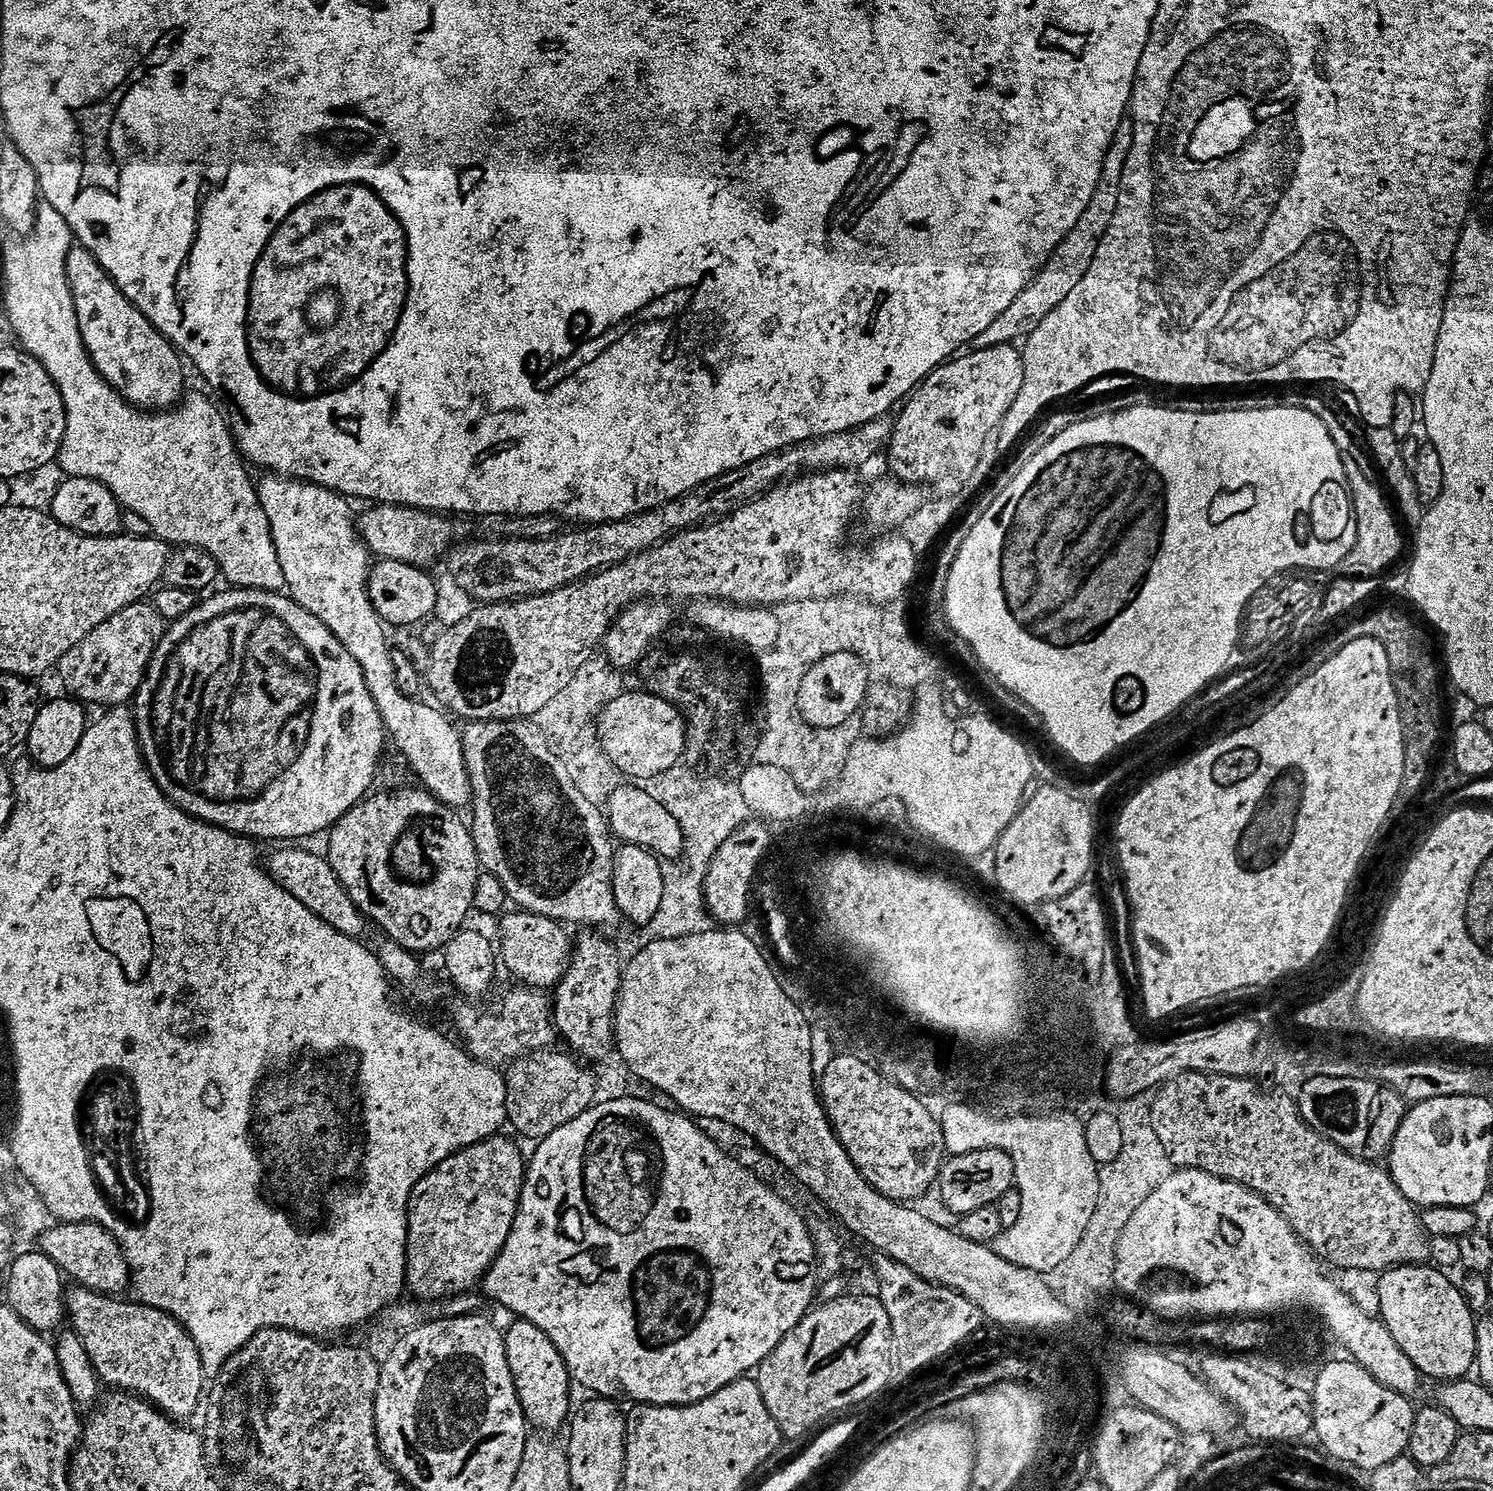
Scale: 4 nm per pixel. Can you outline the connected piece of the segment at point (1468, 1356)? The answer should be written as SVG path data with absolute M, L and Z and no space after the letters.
M1409 1267L1391 1273L1392 1281L1388 1280L1381 1290L1382 1319L1421 1374L1437 1376L1440 1382L1458 1381L1467 1377L1477 1363L1475 1327L1466 1322L1453 1297L1444 1296L1440 1288L1428 1288L1444 1280L1443 1274L1432 1267Z

